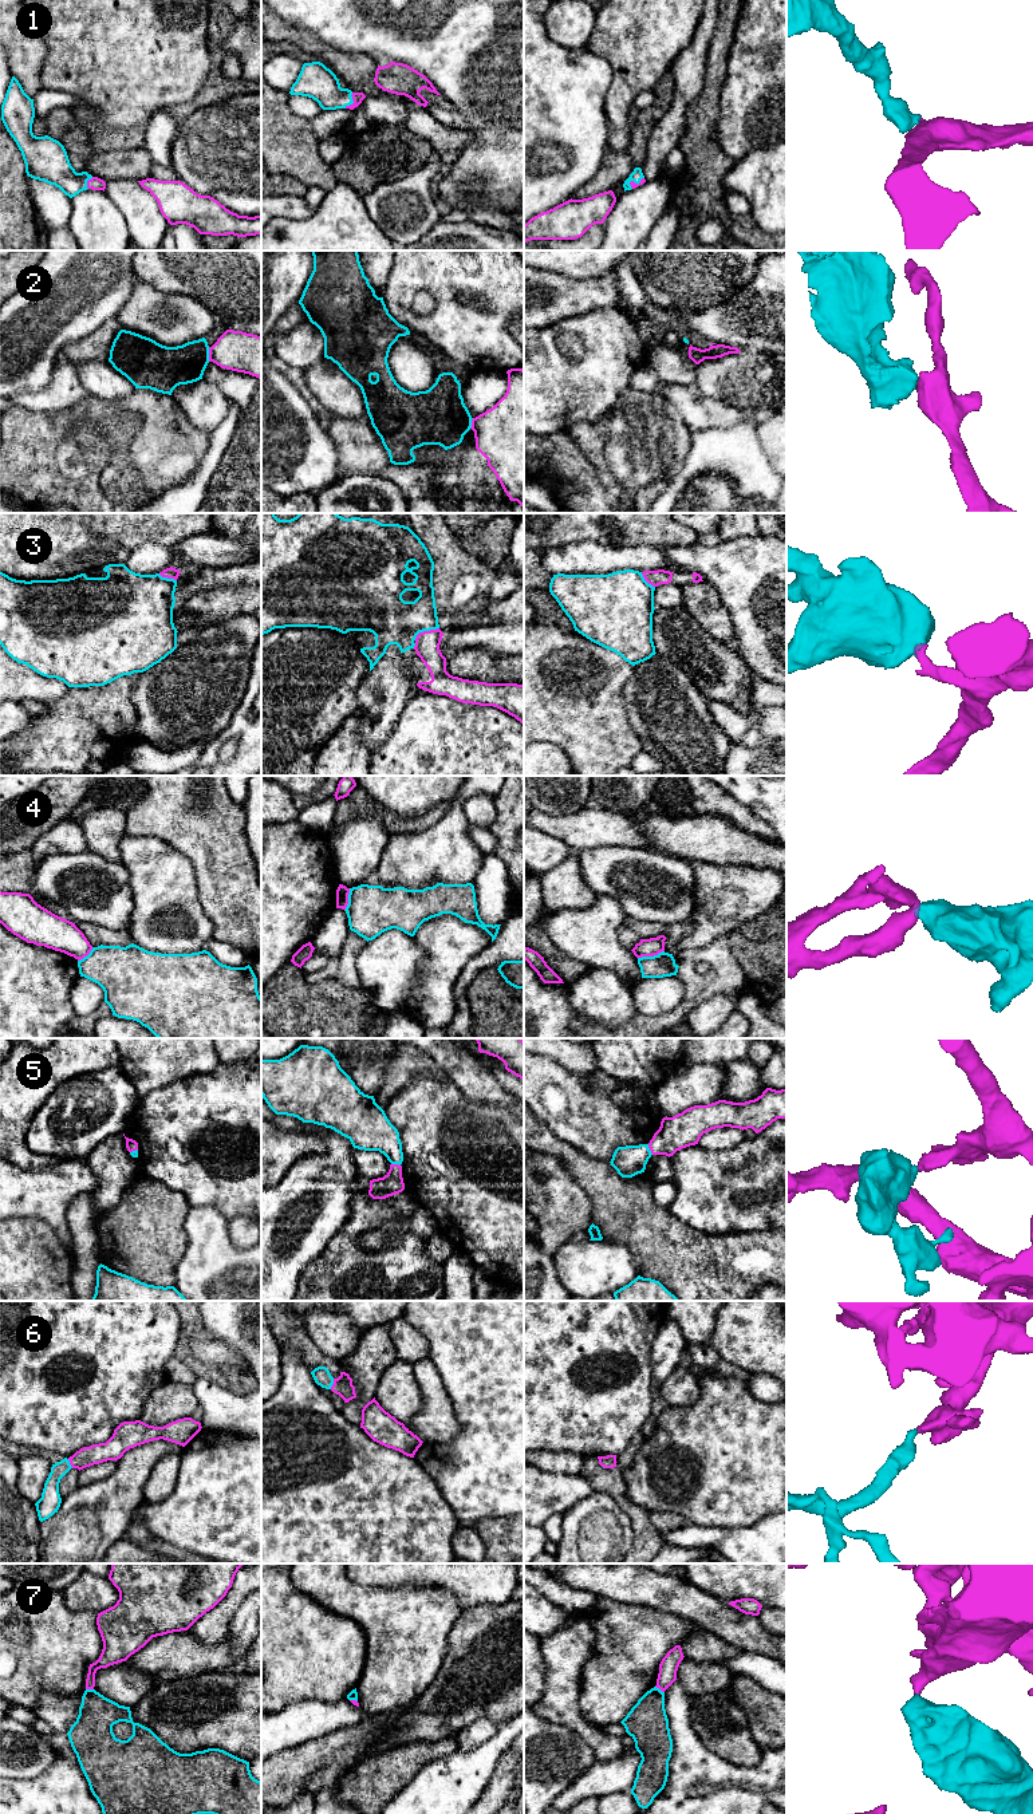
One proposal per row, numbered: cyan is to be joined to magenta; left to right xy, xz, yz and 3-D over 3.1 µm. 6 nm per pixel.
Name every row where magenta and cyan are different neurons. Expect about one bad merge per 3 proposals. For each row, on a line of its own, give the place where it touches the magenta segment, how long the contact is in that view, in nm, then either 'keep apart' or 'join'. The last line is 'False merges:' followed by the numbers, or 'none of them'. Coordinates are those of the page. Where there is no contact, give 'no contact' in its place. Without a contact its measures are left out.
1: meets magenta in xz at (354, 102); contact 110 nm long; join
2: meets magenta in xy at (209, 354); contact 90 nm long; keep apart
3: meets magenta in xz at (425, 631); contact 170 nm long; join
4: meets magenta in yz at (650, 955); contact 170 nm long; keep apart
5: meets magenta in yz at (650, 1150); contact 70 nm long; join
6: meets magenta in xz at (332, 1384); contact 70 nm long; join
7: meets magenta in yz at (659, 1688); contact 70 nm long; keep apart
False merges: 2, 4, 7

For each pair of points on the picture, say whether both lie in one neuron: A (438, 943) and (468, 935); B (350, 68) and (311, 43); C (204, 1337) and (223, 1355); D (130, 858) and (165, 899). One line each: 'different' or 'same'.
A: same
B: same
C: same
D: same

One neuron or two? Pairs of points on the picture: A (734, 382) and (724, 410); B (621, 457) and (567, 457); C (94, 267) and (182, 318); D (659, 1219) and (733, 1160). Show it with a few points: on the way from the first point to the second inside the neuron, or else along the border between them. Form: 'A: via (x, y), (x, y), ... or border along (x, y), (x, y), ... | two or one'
A: border along (698, 387), (710, 398), (749, 411) | two
B: border along (568, 432), (575, 445), (592, 465), (602, 485) | two
C: border along (138, 280), (130, 296), (115, 315) | two
D: border along (667, 1207), (679, 1219), (696, 1229) | two

